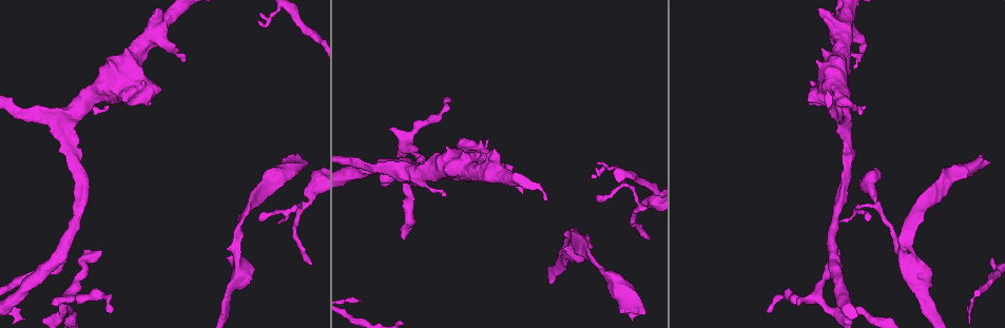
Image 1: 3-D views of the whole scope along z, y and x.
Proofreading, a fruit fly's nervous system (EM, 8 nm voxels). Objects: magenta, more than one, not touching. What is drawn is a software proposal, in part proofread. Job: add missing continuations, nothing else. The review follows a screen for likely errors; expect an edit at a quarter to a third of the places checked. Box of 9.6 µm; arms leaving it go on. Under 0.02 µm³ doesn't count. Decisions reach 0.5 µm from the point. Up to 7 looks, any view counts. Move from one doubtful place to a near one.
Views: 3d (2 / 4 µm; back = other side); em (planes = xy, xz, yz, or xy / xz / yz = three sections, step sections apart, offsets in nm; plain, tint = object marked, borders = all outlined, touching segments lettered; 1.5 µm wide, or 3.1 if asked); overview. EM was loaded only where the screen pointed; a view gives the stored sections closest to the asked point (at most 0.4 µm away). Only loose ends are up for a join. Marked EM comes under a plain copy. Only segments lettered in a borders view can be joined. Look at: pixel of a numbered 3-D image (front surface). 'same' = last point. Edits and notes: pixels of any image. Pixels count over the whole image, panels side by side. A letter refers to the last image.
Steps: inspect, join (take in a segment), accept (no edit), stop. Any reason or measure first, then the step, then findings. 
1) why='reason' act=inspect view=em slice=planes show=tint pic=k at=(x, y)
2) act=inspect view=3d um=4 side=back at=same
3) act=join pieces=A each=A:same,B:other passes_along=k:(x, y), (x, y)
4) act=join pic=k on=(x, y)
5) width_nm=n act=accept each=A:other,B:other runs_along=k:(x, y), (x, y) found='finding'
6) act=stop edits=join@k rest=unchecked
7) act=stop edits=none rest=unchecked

why='free end' act=inspect view=em slice=planes show=borders pic=1 at=(311, 264)

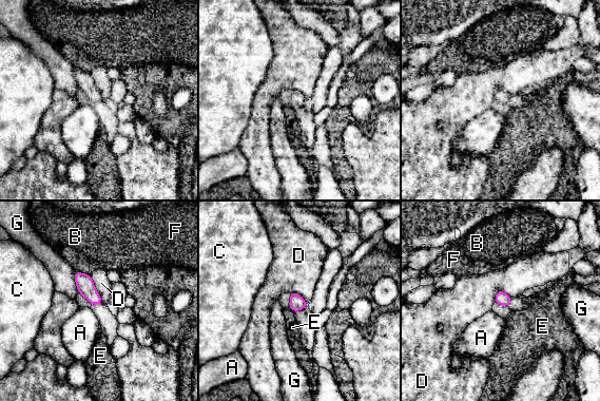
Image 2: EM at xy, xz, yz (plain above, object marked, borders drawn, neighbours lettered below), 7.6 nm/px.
width_nm=100 act=accept each=A:other,B:other,C:other,D:other,E:other,F:other,G:other border=2:(90, 275), (102, 302) found='no lettered segment goes on from it'

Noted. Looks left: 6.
why='tapers out' act=inspect view=em slice=yz step=8 show=tint pic=1 at=(942, 197)

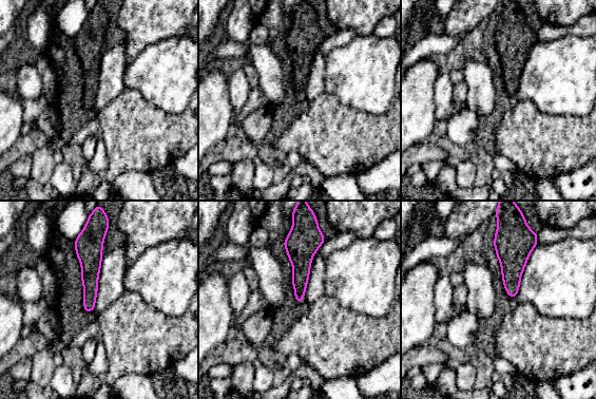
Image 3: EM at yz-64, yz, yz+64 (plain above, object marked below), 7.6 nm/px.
act=inspect view=em slice=planes show=borders at=same

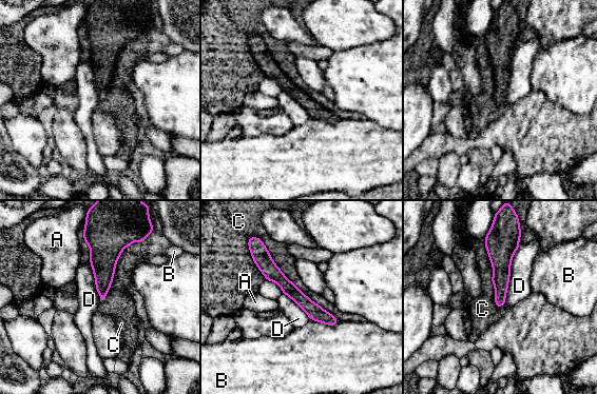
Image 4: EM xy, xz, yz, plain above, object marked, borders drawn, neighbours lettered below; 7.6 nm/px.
act=accept each=A:other,B:other,C:other,D:other runs_along=4:(267, 256), (333, 321) found='none of them fits'

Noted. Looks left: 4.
why='stops while still wide' act=inspect view=3d um=4 pic=1 at=(121, 98)

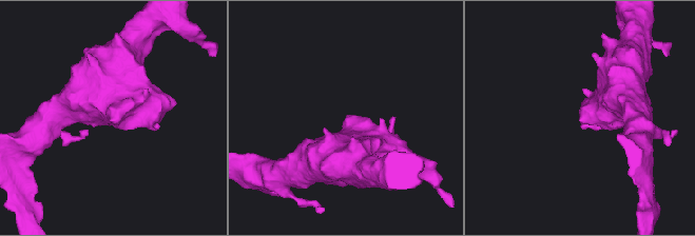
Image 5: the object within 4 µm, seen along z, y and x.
why='need the tissue' act=inspect view=em slice=planes show=borders pic=5 at=(580, 118)

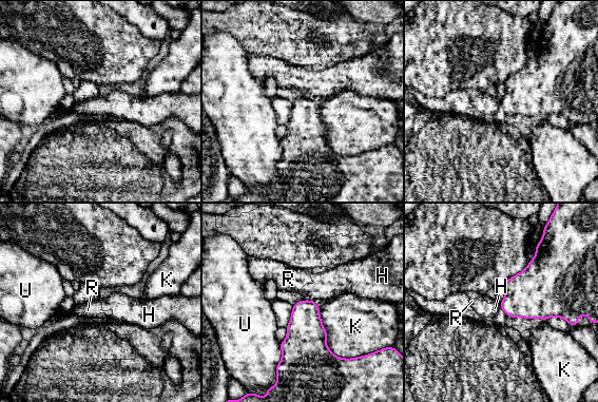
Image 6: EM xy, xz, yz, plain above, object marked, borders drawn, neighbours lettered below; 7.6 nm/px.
act=accept each=H:other,K:other,R:other,U:other border=6:(499, 304), (500, 307) found='no lettered segment goes on from it'

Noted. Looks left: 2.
act=stop edits=none rest=unchecked

